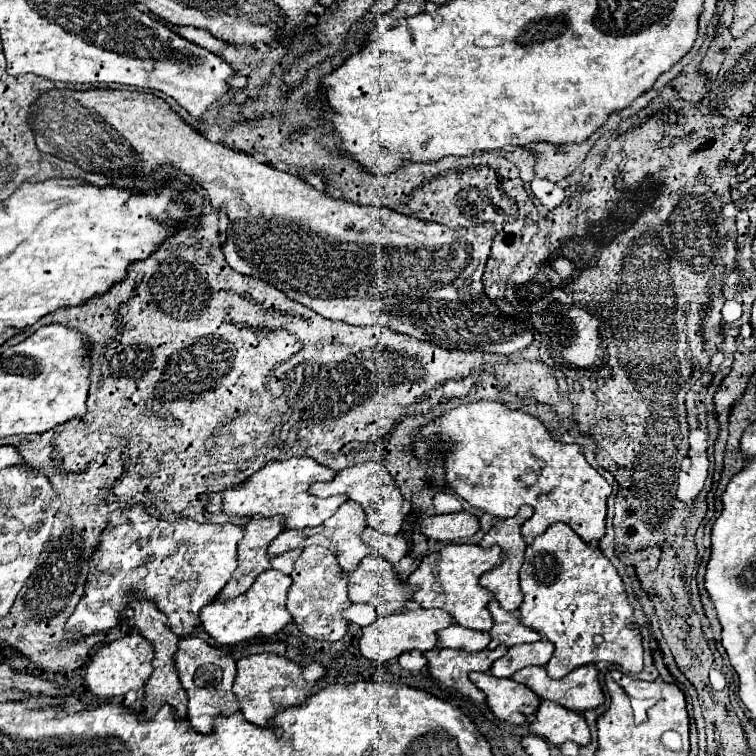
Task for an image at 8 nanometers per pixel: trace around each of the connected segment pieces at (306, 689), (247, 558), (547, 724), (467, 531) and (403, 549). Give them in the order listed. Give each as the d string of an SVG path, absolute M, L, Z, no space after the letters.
M276 654L246 656L246 658L238 660L236 666L238 666L238 674L234 680L234 696L240 704L244 718L252 724L266 726L276 712L280 712L292 704L298 704L300 700L304 700L308 694L314 692L314 682L304 680L300 666L294 664L292 660L280 658Z
M252 518L252 520L248 520L248 524L244 524L244 536L242 536L242 540L238 542L238 562L240 562L240 564L238 564L238 568L234 570L230 582L228 582L228 584L222 588L222 592L218 594L220 600L228 600L230 596L236 598L236 596L244 594L244 592L252 586L252 582L258 578L258 574L260 574L260 572L266 572L266 570L270 570L270 568L280 570L280 572L284 572L284 574L290 574L290 572L292 572L294 562L298 560L298 556L300 556L302 550L290 550L290 552L286 552L286 554L282 554L282 556L276 556L276 558L268 556L268 552L266 552L268 544L270 544L282 530L284 530L284 526L282 526L280 520L276 520L276 518Z
M550 700L540 702L534 714L534 722L530 724L530 732L550 740L554 746L560 746L568 740L580 746L590 742L590 730L584 716L580 712L562 708L560 704L554 704Z
M468 512L430 516L420 522L420 532L426 538L442 542L452 542L464 536L472 536L474 532L478 532L478 528L480 528L478 520Z
M368 526L362 530L360 534L362 542L366 542L370 548L372 548L372 554L378 554L382 556L384 560L388 560L390 564L398 564L400 558L408 552L408 546L406 546L406 540L396 534L396 536L386 536L386 534L380 534L376 530L368 530Z

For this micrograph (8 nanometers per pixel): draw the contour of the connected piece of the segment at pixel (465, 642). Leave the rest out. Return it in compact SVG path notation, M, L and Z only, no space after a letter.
M450 624L448 628L440 630L438 634L438 646L440 648L456 648L456 650L468 650L468 652L478 652L484 650L490 642L488 632L478 632L470 630L458 624Z

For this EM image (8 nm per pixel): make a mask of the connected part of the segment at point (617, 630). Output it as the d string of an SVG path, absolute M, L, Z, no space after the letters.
M556 522L530 542L520 568L520 590L524 594L524 600L518 608L520 622L540 632L554 644L556 650L546 664L550 678L564 678L574 668L594 662L612 662L624 666L628 672L638 674L642 670L642 638L634 624L632 606L628 604L622 578L618 576L612 562L596 546L584 544L578 534L572 534L570 538L570 534L572 528L568 524Z

